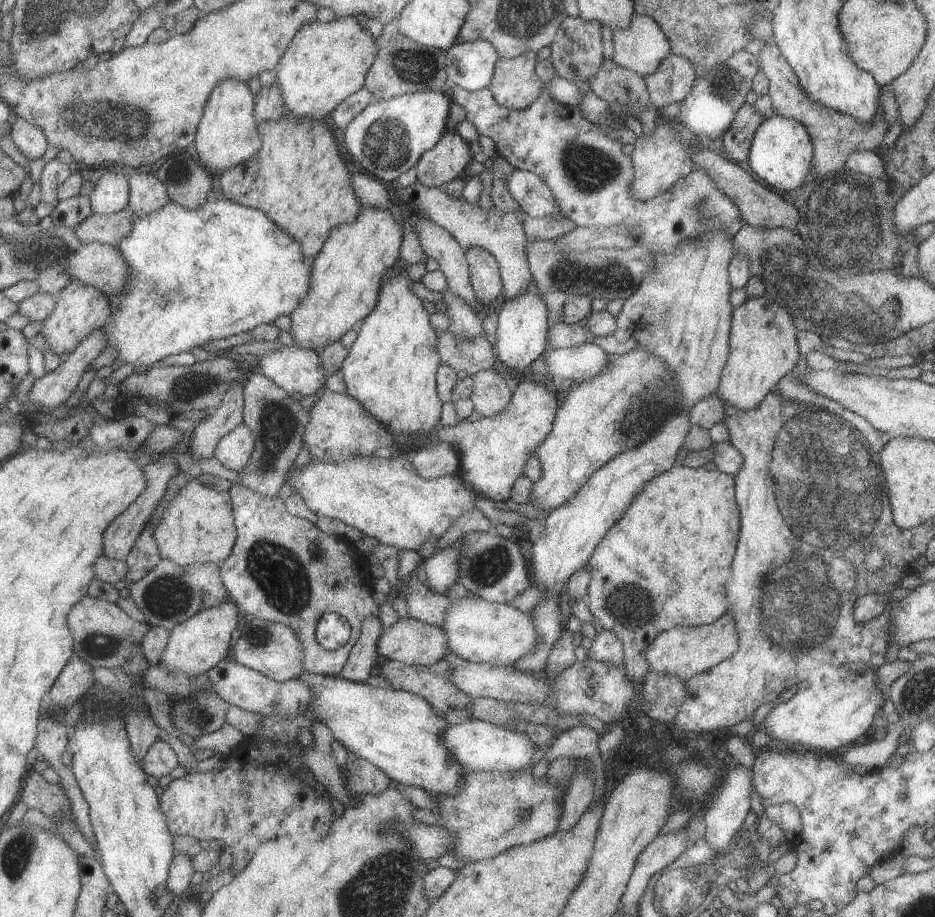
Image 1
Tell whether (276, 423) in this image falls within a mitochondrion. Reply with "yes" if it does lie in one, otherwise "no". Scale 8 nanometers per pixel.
yes

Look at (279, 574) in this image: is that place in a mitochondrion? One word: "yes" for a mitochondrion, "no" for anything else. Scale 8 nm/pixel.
yes

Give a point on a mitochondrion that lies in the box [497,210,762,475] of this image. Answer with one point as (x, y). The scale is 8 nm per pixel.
(641, 407)

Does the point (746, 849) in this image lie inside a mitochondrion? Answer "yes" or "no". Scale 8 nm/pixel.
yes

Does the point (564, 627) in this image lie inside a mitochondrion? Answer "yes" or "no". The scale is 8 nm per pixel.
no

